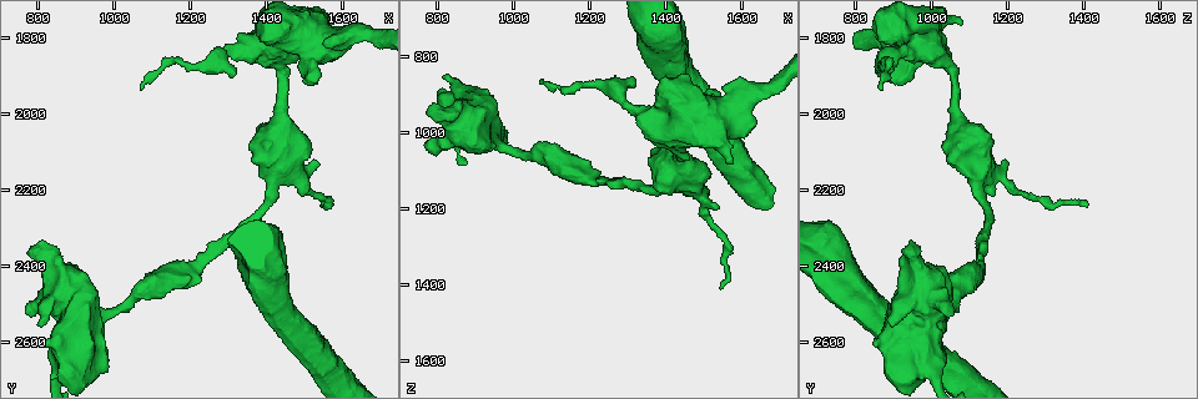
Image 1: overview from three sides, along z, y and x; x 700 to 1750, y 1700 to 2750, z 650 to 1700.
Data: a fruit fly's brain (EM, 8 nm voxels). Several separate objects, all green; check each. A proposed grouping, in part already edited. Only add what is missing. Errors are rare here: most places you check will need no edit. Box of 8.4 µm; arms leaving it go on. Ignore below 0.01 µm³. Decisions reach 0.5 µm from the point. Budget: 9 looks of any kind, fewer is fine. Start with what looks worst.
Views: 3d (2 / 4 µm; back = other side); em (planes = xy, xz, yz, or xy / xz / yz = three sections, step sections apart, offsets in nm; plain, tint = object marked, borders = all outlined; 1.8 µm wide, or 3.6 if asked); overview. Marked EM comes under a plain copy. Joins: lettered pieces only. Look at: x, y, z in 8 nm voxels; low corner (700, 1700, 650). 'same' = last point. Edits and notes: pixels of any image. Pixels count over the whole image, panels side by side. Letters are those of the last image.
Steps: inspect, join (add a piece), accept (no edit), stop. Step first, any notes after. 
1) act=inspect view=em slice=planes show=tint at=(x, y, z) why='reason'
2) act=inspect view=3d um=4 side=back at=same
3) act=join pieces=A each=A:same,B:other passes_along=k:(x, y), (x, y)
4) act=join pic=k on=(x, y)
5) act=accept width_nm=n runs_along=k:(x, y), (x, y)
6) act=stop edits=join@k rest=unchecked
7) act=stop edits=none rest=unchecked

act=inspect view=3d um=4 side=back at=(1070, 1935, 865) why='tapers out'

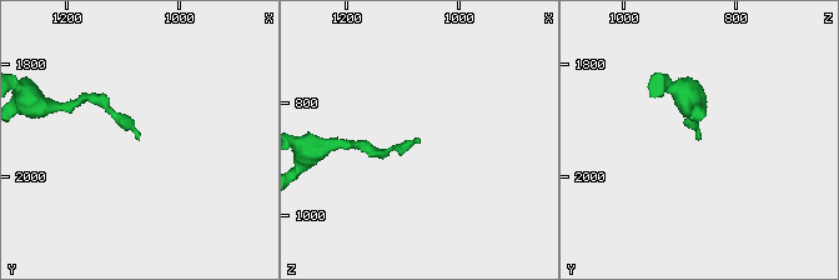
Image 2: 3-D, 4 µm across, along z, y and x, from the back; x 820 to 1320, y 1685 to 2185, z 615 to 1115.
act=inspect view=em slice=planes show=borders at=(1075, 1935, 870)

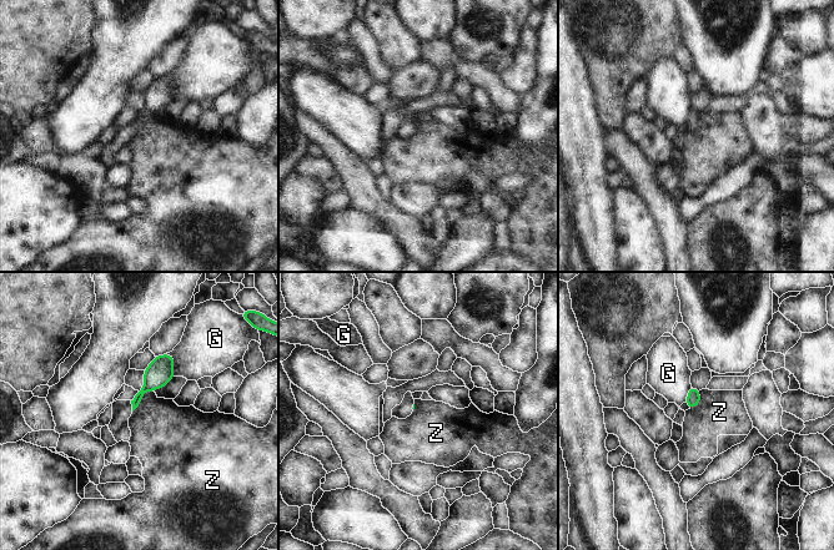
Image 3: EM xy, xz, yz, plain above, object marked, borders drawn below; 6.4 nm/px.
act=accept each=G:other,Z:other border=3:(152, 389), (144, 393), (132, 412) found='no lettered piece goes on from it'

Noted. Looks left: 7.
act=inspect view=em slice=planes show=tint at=(810, 2330, 935) why='thick end'

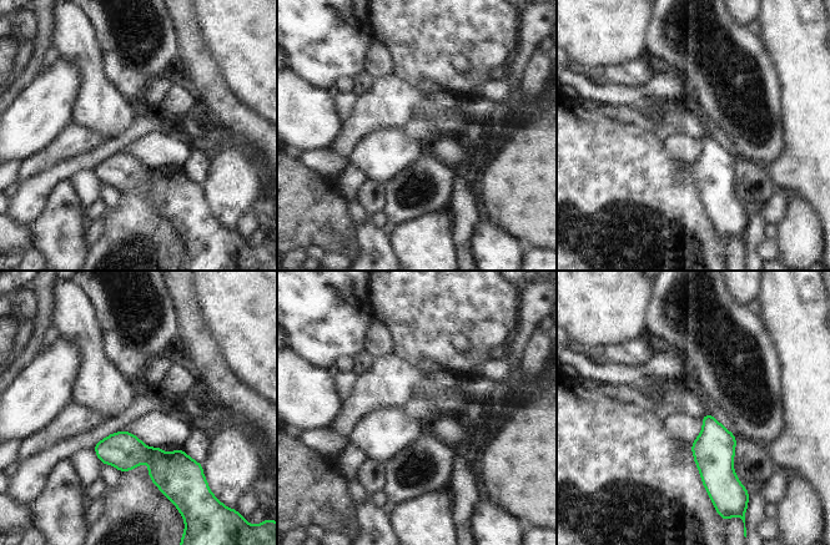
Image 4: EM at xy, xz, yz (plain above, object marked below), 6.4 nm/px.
act=inspect view=em slice=planes show=borders at=same

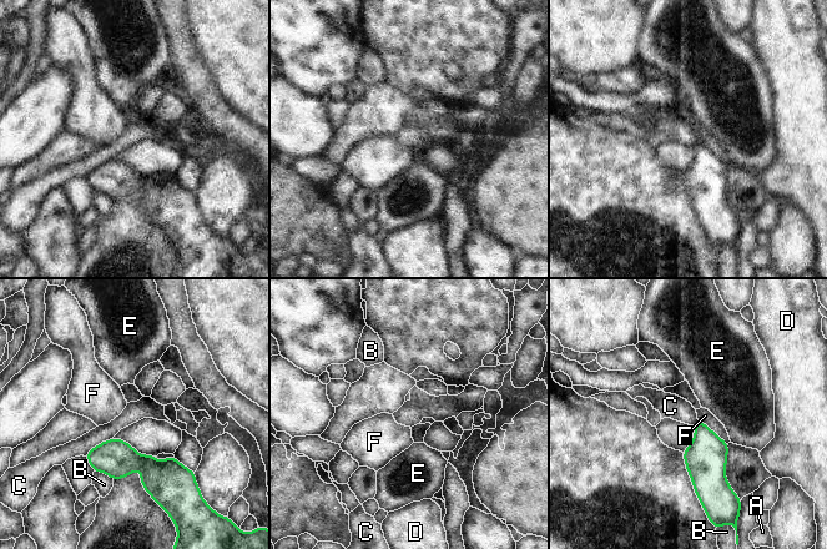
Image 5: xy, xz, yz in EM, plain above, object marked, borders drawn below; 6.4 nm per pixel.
act=accept longest_contact=F:260nm each=A:other,B:other,C:other,D:other,E:other,F:other border=5:(112, 438), (96, 444), (84, 456) found='no lettered piece goes on from it'

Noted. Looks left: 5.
act=inspect view=3d um=4 side=back at=(1540, 2240, 1415) why='long arm stops here'

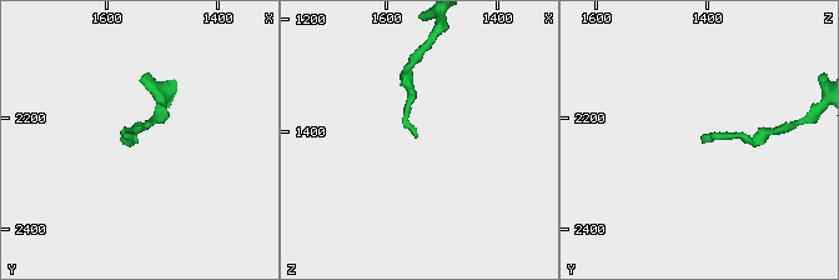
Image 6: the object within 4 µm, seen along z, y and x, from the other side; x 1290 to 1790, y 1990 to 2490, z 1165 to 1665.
act=inspect view=em slice=xz step=16 show=borders at=(1540, 2245, 1405)

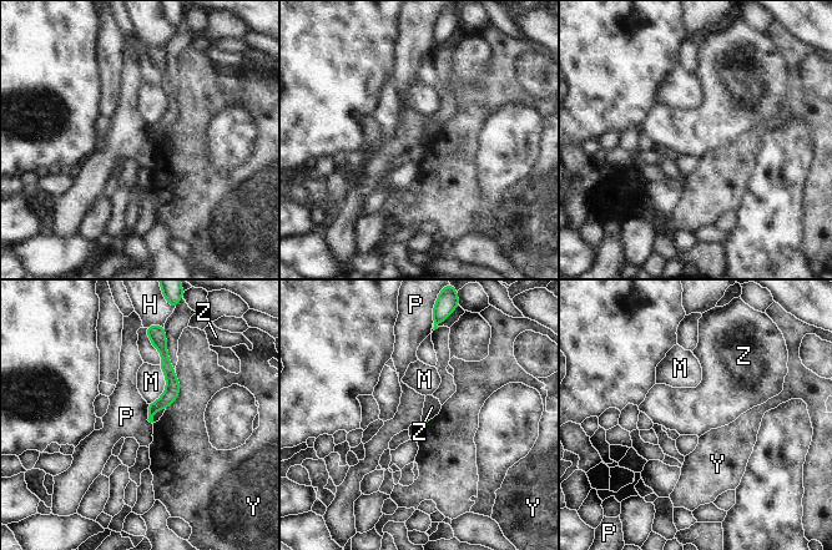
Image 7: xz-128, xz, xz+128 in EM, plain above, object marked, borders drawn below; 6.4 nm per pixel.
act=accept each=H:other,M:other,P:other,Y:other,Z:other runs_along=7:(164, 352), (170, 393), (151, 412) found='no lettered piece goes on from it'

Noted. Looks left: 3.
act=inspect view=3d um=4 at=(805, 2560, 905) why='an open end'

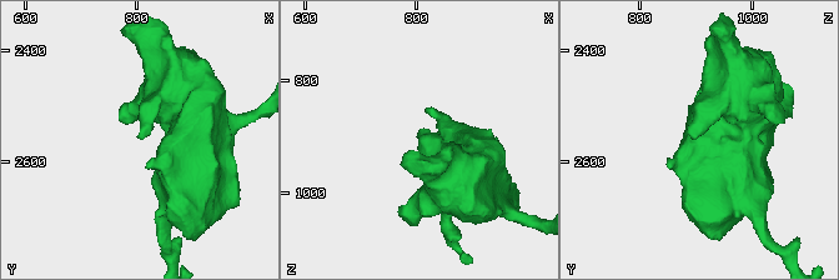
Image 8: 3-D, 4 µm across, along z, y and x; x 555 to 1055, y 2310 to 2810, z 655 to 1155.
act=inspect view=em slice=yz step=16 show=borders at=(810, 2565, 900)

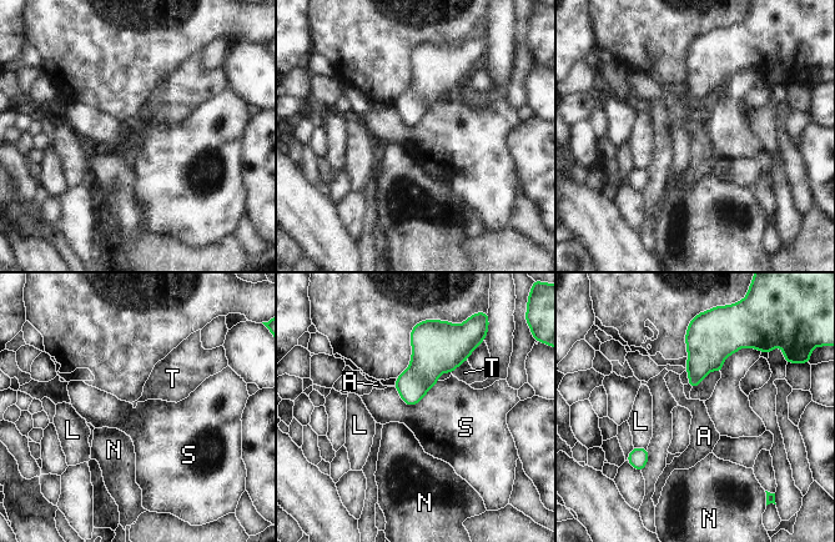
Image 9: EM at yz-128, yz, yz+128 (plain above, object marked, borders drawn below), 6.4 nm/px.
act=accept longest_contact=S:300nm each=A:other,L:other,N:other,S:other,T:other border=9:(438, 381), (413, 405), (395, 389) found='no lettered piece goes on from it'

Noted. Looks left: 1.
act=stop edits=none rest=unchecked

